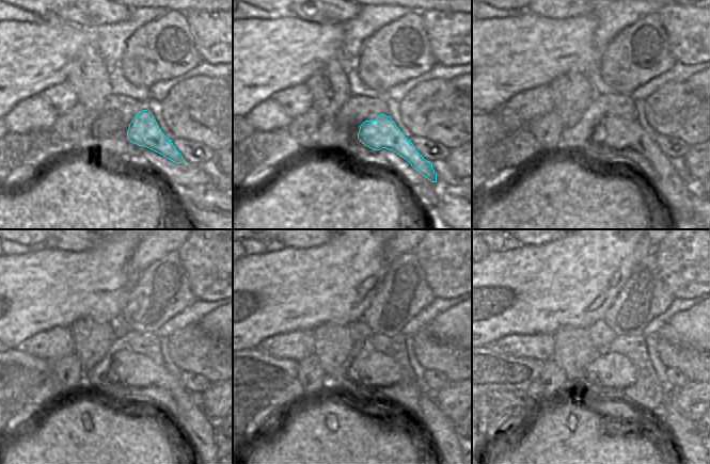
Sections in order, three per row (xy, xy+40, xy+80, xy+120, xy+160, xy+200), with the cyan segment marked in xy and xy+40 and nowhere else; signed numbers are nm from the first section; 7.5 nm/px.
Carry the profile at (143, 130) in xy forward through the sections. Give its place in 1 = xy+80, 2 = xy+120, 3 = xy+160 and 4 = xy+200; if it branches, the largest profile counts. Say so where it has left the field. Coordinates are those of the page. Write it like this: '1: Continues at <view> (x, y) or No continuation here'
1: Continues at xy+80 (677, 194)
2: Continues at xy+120 (201, 433)
3: Continues at xy+160 (441, 430)
4: Continues at xy+200 (689, 443)

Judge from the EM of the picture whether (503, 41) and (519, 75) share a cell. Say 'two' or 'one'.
one

